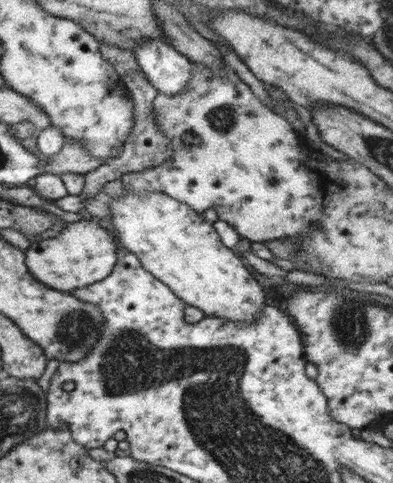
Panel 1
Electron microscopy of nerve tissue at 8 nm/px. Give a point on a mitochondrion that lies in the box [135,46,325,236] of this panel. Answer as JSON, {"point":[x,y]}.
{"point":[222,120]}

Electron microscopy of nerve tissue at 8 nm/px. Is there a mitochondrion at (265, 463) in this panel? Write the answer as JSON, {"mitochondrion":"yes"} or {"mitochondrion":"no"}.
{"mitochondrion":"yes"}

